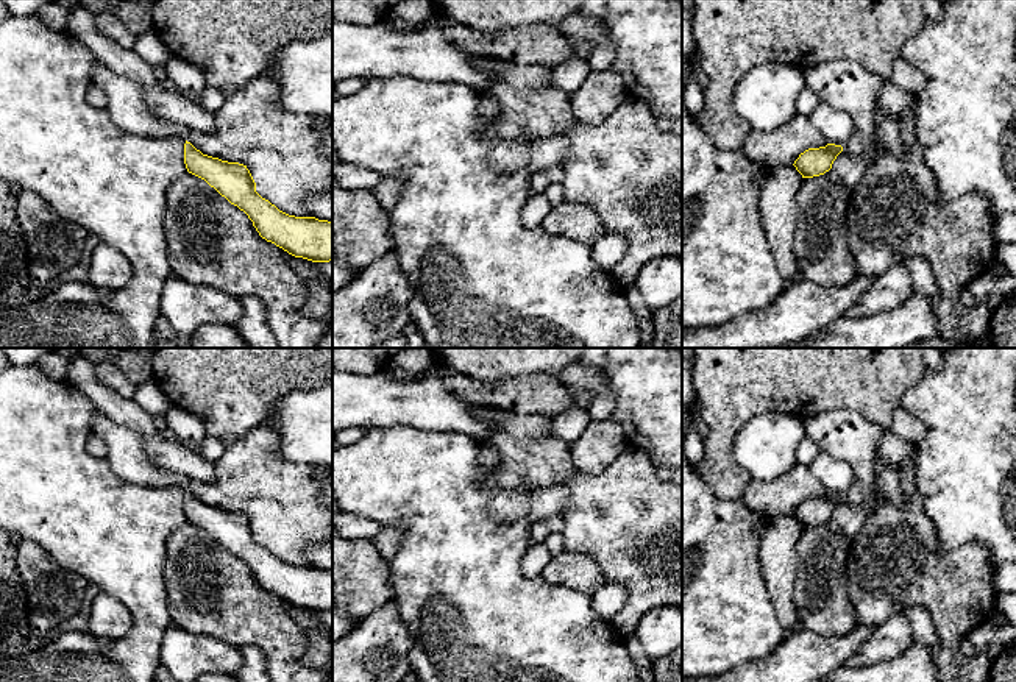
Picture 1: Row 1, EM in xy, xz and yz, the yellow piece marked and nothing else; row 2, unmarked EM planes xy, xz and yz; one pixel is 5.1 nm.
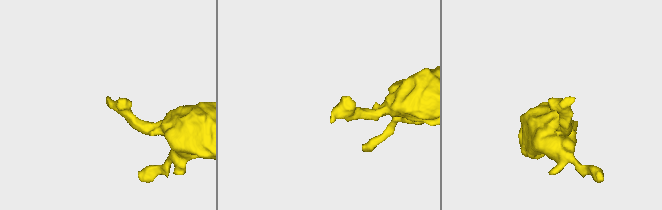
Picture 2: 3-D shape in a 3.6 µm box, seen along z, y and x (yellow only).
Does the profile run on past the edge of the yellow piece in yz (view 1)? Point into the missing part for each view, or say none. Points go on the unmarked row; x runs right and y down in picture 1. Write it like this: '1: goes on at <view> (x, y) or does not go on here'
1: goes on at yz (837, 476)

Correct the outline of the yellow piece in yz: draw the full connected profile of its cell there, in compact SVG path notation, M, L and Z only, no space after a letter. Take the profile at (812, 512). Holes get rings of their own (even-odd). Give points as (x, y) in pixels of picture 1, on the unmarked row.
M819 451L808 467L813 476L827 490L827 495L808 498L799 504L793 515L802 527L813 527L829 521L855 481L854 468L826 451Z

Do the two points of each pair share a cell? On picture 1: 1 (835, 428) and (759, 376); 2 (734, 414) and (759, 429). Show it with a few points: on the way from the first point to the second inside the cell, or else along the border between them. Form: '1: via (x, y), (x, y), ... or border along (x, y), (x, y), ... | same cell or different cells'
1: border along (852, 409), (829, 409), (804, 419) | different cells
2: border along (782, 412), (756, 414), (735, 436), (732, 456) | different cells

